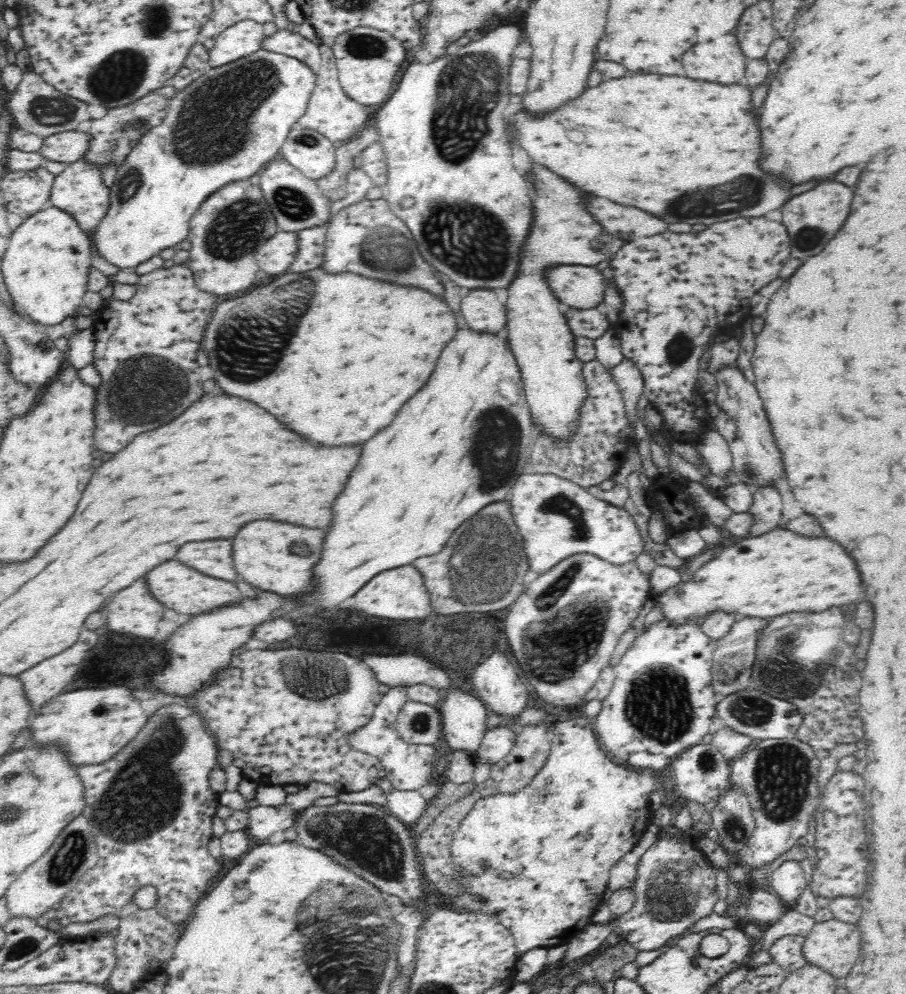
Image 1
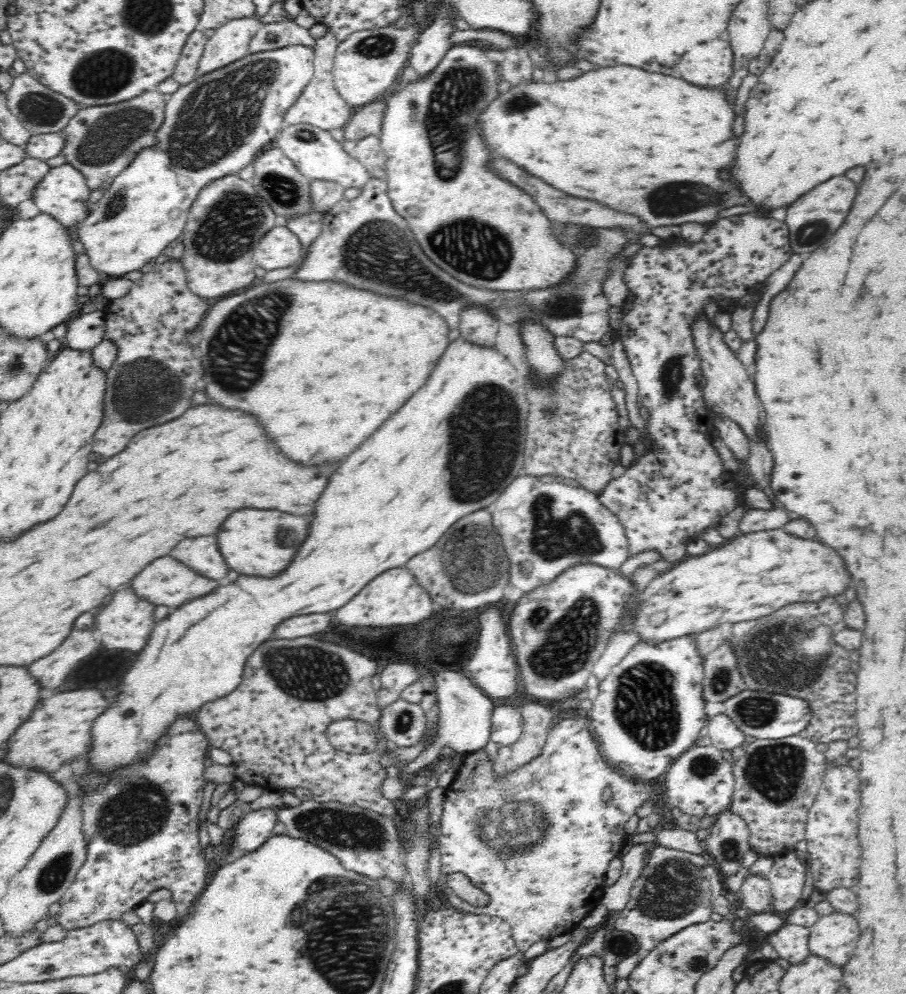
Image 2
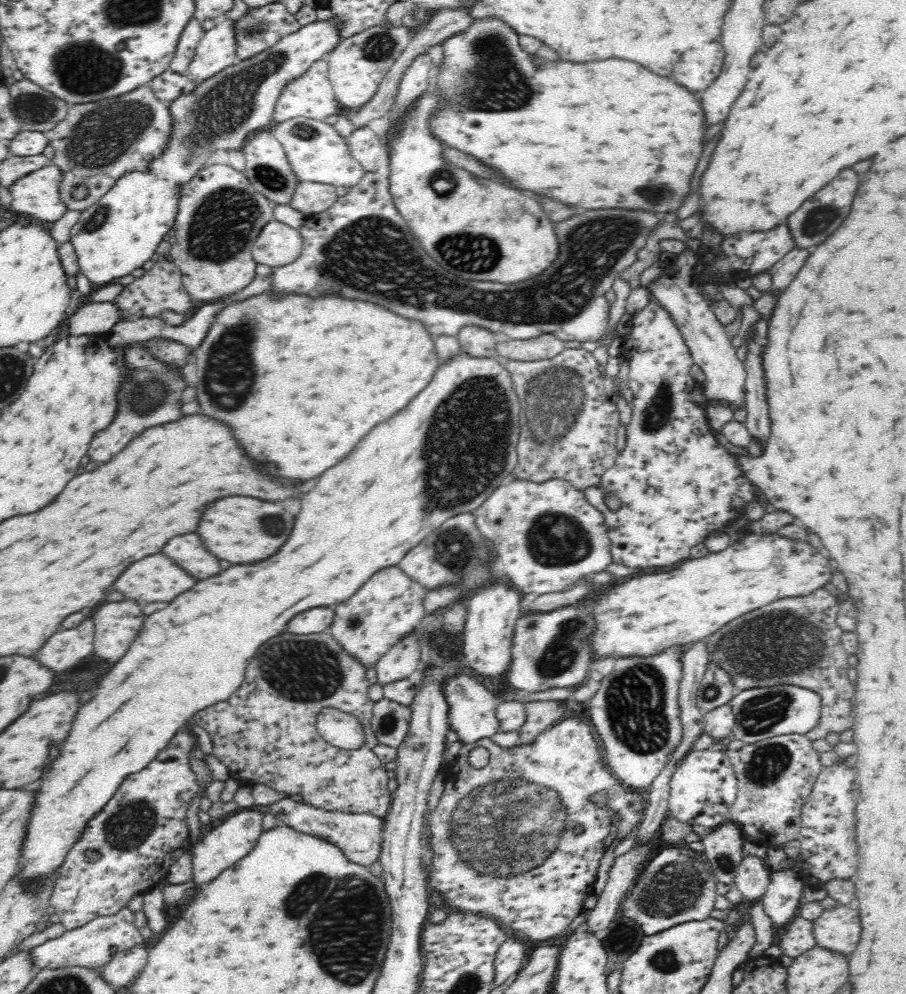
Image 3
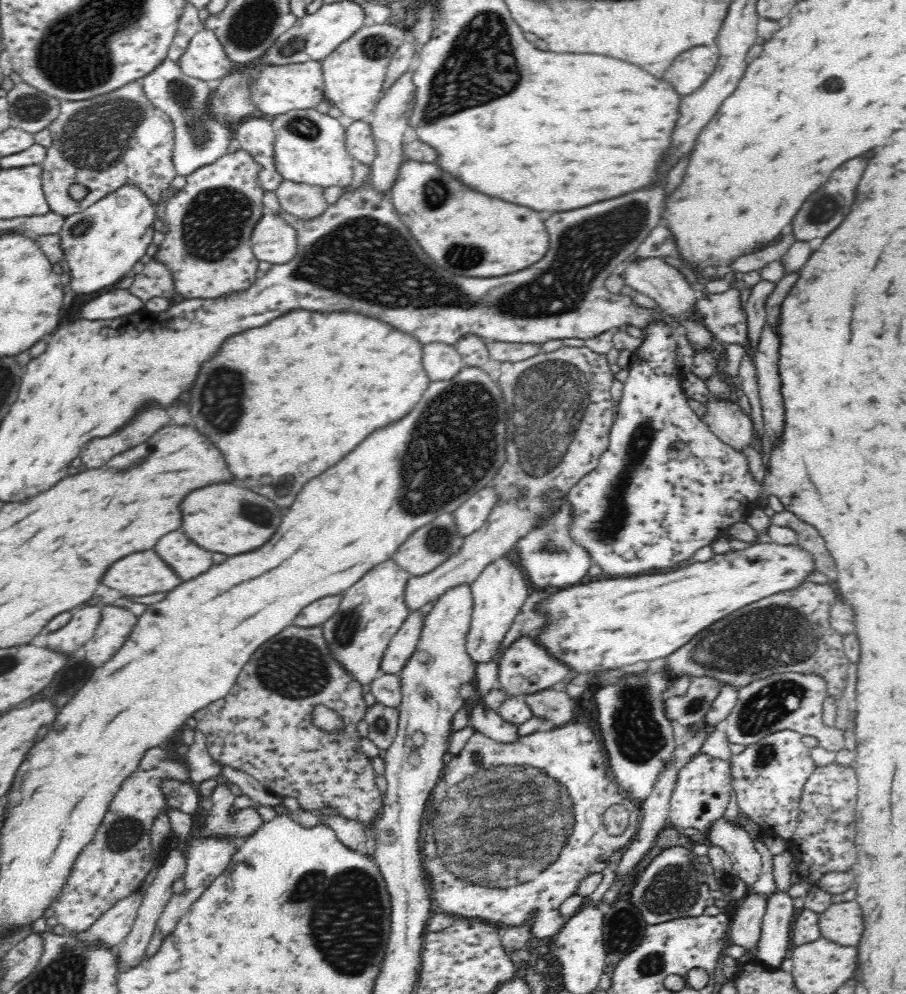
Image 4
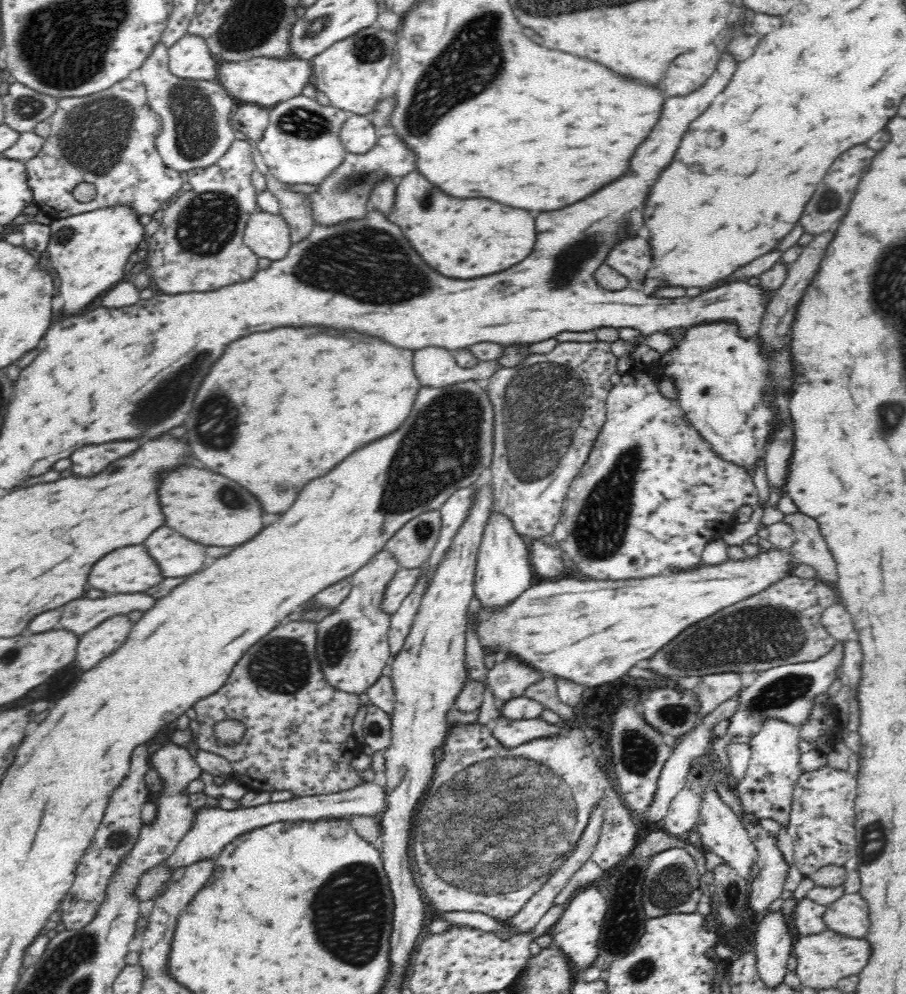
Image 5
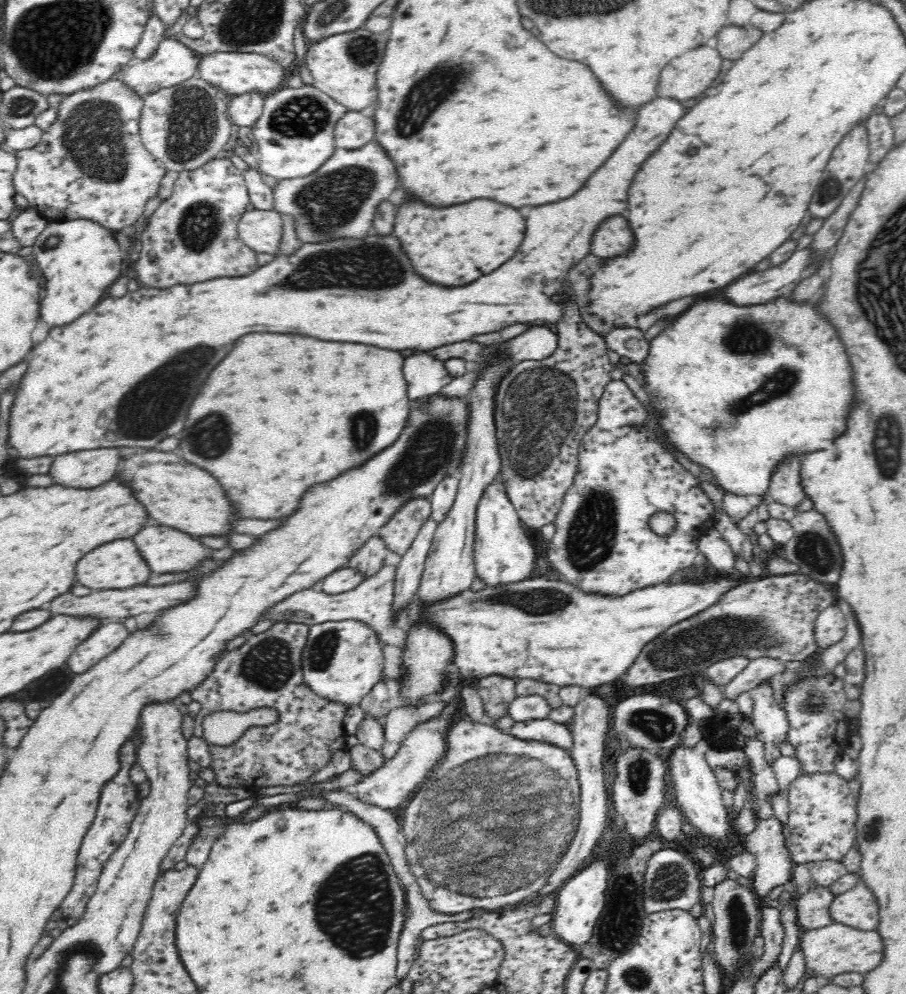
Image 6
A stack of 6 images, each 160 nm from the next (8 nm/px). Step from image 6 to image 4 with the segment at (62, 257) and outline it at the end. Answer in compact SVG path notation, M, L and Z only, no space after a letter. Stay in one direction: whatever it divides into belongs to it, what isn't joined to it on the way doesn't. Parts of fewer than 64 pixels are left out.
M126 182L124 186L116 188L104 198L98 200L82 212L68 215L65 218L61 236L61 247L66 256L66 262L70 264L70 274L72 274L72 290L78 294L92 294L98 290L104 290L112 284L116 284L128 276L126 272L132 272L132 266L136 264L146 254L146 250L152 244L154 236L154 220L156 220L156 206L158 202L150 200L146 193L133 183Z

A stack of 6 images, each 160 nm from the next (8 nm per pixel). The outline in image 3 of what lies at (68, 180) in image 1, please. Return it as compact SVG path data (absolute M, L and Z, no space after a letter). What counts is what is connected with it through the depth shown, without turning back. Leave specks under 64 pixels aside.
M53 162L44 168L39 168L22 178L19 178L14 186L10 188L14 200L12 201L13 210L19 212L21 218L26 219L29 215L35 216L38 222L50 224L60 220L69 208L65 206L60 196L60 185L63 174Z

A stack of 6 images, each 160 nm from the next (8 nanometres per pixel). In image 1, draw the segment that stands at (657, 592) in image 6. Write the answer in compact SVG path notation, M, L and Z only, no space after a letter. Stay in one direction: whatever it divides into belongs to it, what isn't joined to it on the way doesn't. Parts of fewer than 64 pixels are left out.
M790 530L770 531L764 536L744 537L740 542L722 548L722 552L702 566L690 582L682 582L678 586L658 596L654 603L662 604L664 616L669 622L684 622L702 618L714 610L726 610L736 616L756 616L756 618L774 618L788 612L822 612L832 606L854 604L866 598L860 572L852 556L830 538L806 538L794 534Z

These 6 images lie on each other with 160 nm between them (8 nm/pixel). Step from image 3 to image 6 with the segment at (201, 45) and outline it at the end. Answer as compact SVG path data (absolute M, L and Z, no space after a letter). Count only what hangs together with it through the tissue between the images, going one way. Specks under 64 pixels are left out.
M166 35L158 48L149 59L135 60L122 70L120 78L140 96L156 92L160 88L177 86L180 83L196 76L199 71L199 54L188 45Z

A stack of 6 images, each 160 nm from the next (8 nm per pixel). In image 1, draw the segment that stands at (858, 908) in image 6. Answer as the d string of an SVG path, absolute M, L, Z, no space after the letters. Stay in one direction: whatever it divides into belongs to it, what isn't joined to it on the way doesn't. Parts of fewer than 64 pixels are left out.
M834 918L815 923L805 938L802 954L807 964L824 969L834 978L844 978L860 954L860 930Z

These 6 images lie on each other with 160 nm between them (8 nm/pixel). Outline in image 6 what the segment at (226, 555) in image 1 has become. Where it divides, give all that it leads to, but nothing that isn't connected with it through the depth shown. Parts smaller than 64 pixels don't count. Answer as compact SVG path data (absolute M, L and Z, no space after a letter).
M148 526L134 536L134 542L136 542L142 558L148 562L148 566L152 568L151 572L155 575L192 571L211 552L211 549L200 542L198 538L192 538L184 532L178 532L168 526Z

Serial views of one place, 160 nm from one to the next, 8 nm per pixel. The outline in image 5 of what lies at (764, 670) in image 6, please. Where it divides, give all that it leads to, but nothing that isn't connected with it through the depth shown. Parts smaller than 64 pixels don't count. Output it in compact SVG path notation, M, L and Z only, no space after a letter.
M738 694L734 695L730 700L726 700L715 708L710 714L701 716L700 720L697 722L697 725L688 733L688 735L683 735L679 743L672 749L670 758L664 762L662 766L662 772L657 782L656 795L654 796L652 803L649 805L649 808L643 813L648 823L658 823L668 814L670 804L674 797L676 797L684 788L686 784L686 776L693 763L696 762L696 758L702 757L706 753L706 748L712 739L715 739L714 728L722 720L728 720L738 708Z

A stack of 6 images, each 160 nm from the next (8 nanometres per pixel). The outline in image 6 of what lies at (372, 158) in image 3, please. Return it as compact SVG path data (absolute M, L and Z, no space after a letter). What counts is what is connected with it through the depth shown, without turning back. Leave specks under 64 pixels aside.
M346 111L336 123L333 135L337 147L362 148L375 138L375 119L365 116L362 111Z

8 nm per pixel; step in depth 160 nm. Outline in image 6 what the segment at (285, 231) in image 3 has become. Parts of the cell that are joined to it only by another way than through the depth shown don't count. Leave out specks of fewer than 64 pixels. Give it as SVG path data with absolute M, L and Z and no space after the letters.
M270 210L246 211L238 223L239 237L254 252L279 254L283 222L279 212Z

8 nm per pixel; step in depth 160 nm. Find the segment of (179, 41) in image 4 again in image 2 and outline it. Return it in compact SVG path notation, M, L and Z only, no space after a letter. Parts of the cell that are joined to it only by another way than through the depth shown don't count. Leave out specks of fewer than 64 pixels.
M196 29L190 34L171 76L176 82L185 85L198 76L197 68L206 41L207 38L201 30Z

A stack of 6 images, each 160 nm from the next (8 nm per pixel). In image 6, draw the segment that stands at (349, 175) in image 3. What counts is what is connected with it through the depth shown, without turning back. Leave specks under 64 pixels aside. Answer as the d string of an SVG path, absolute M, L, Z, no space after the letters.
M304 85L302 88L284 86L264 96L263 105L263 113L249 133L262 174L278 180L304 178L316 172L332 156L337 147L333 135L335 126L347 111L342 104L318 90L315 85Z

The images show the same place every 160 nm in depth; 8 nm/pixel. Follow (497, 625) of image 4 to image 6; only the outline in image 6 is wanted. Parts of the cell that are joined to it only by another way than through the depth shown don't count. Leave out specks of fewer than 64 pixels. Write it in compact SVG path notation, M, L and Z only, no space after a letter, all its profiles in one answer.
M500 478L492 481L481 496L476 511L474 543L475 571L486 588L500 588L506 584L516 584L530 579L536 562L536 548L528 534L522 531L522 521L508 495L504 493L504 483Z

